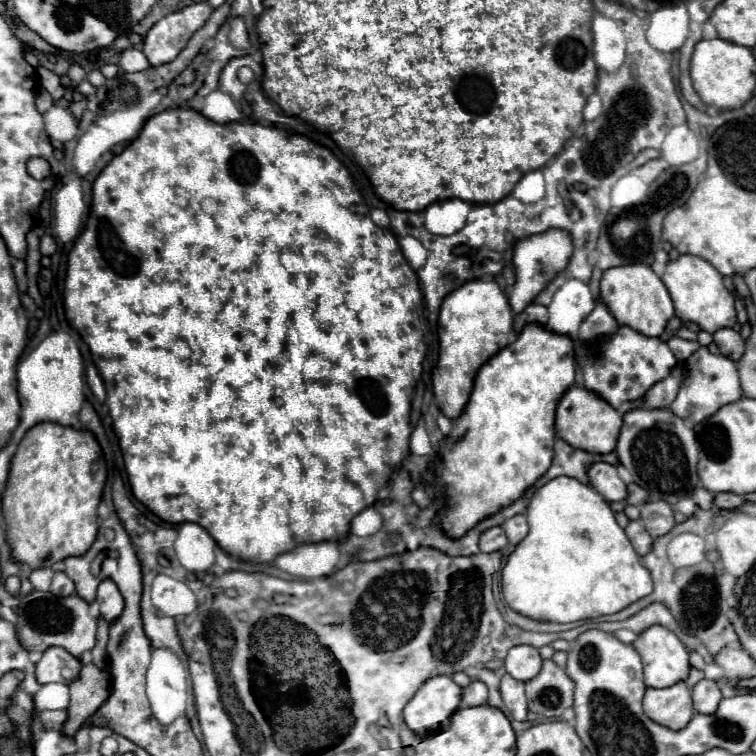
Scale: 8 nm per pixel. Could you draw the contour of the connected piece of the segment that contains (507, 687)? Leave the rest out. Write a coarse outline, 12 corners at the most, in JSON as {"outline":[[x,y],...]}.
{"outline":[[506,673],[500,683],[504,705],[524,721],[528,701],[524,683]]}

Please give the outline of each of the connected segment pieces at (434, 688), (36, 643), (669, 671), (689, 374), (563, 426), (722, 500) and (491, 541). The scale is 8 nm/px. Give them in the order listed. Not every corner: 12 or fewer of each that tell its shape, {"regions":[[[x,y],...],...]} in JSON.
{"regions":[[[448,675],[426,679],[404,707],[420,737],[446,729],[462,689]],[[32,591],[18,605],[26,651],[58,645],[80,657],[96,617],[78,595]],[[664,625],[632,643],[646,687],[670,687],[690,671],[688,651]],[[700,347],[670,409],[700,423],[742,397],[736,363]],[[568,387],[556,435],[588,453],[616,449],[622,415],[596,393]],[[716,493],[714,507],[732,511],[744,503],[736,493]],[[502,527],[480,535],[482,553],[500,551],[506,539]]]}

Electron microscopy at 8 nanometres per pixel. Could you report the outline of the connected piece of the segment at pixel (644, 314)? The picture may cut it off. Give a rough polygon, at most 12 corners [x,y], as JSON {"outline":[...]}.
{"outline":[[644,263],[610,267],[600,299],[620,325],[660,337],[674,317]]}

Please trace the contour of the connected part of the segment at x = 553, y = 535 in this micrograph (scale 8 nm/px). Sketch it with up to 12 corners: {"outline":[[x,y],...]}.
{"outline":[[542,485],[502,569],[534,621],[612,615],[652,593],[614,511]]}

